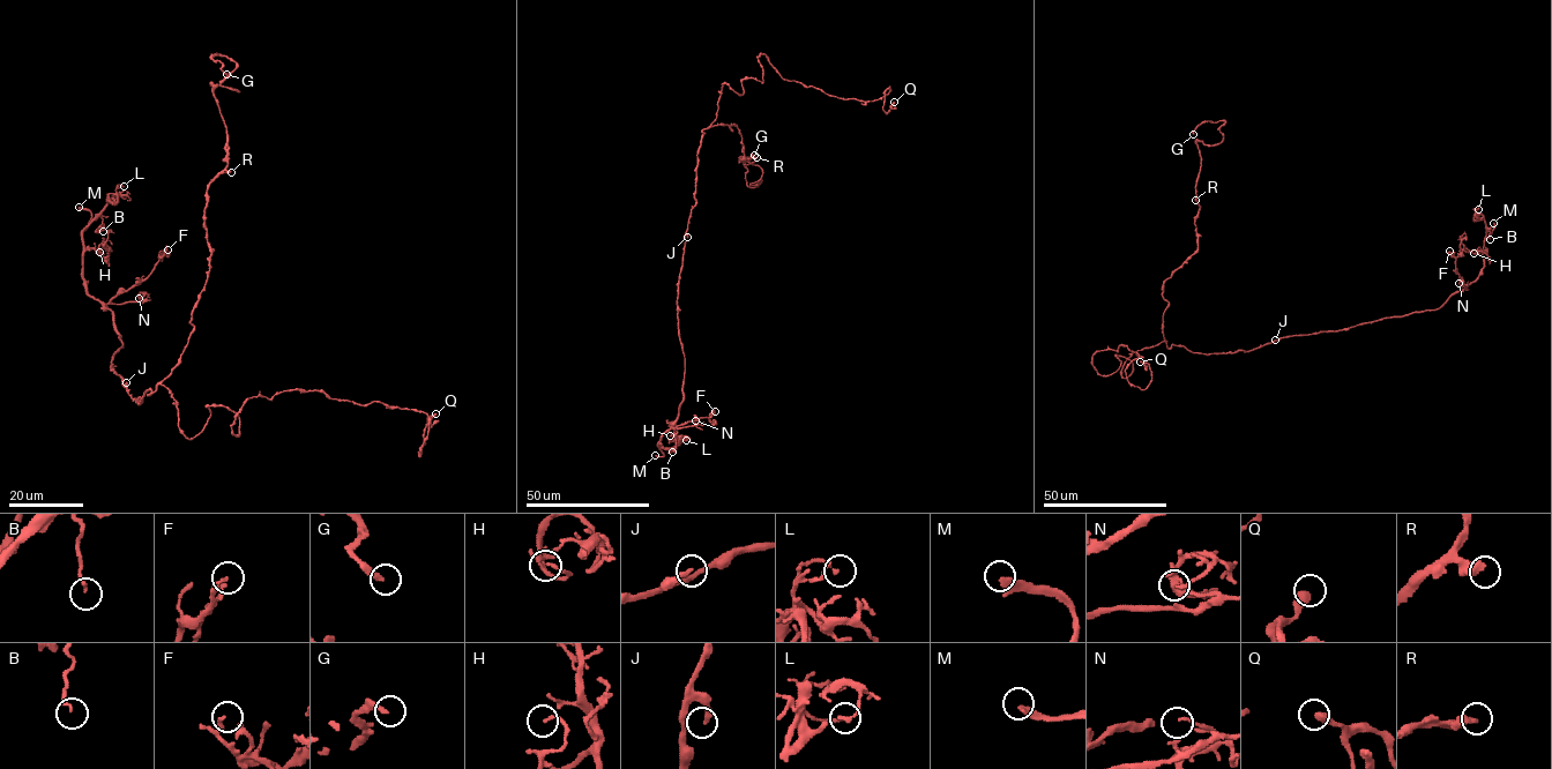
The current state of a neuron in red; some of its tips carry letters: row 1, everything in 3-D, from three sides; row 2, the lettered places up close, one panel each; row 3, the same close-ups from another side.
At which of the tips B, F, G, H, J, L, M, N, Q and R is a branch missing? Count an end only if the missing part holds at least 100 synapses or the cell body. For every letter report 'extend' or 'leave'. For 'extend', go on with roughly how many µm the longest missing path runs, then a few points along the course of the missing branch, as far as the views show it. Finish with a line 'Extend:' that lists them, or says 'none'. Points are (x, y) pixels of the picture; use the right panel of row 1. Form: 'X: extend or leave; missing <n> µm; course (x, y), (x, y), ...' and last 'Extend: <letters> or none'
B: leave
F: leave
G: leave
H: leave
J: leave
L: leave
M: extend; missing 30 µm; course (1493, 223), (1490, 232), (1489, 223), (1475, 210)
N: leave
Q: leave
R: leave
Extend: M

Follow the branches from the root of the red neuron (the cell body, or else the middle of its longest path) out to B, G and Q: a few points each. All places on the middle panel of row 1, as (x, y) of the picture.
B: (702, 132), (695, 204), (685, 234), (678, 283), (683, 401), (677, 420), (657, 442), (672, 452)
G: (702, 132), (737, 127), (739, 158), (754, 157), (744, 163), (762, 170), (751, 187), (745, 163), (754, 155)
Q: (702, 132), (723, 83), (762, 82), (761, 54), (783, 79), (894, 102)

